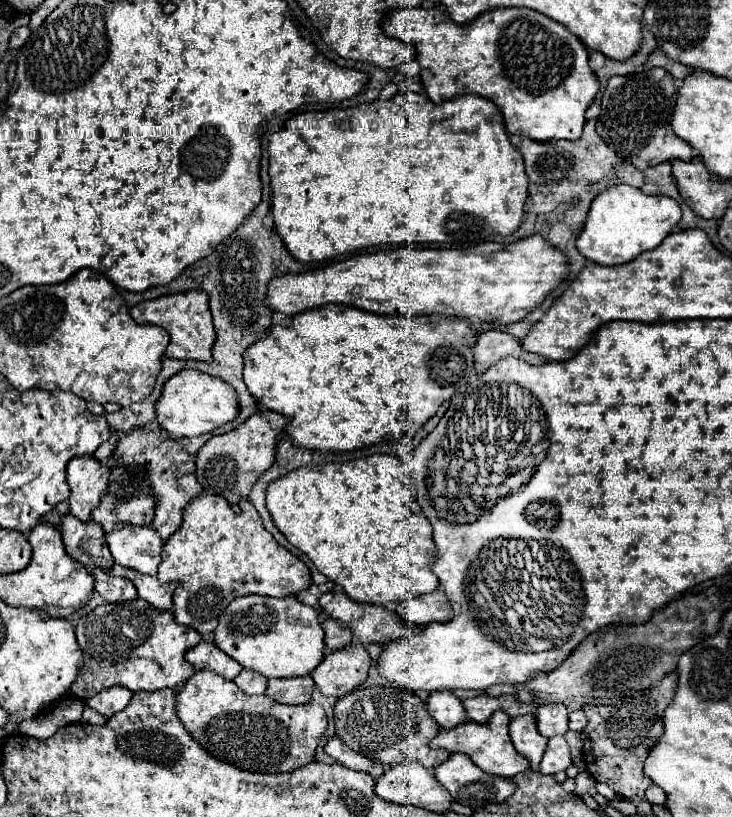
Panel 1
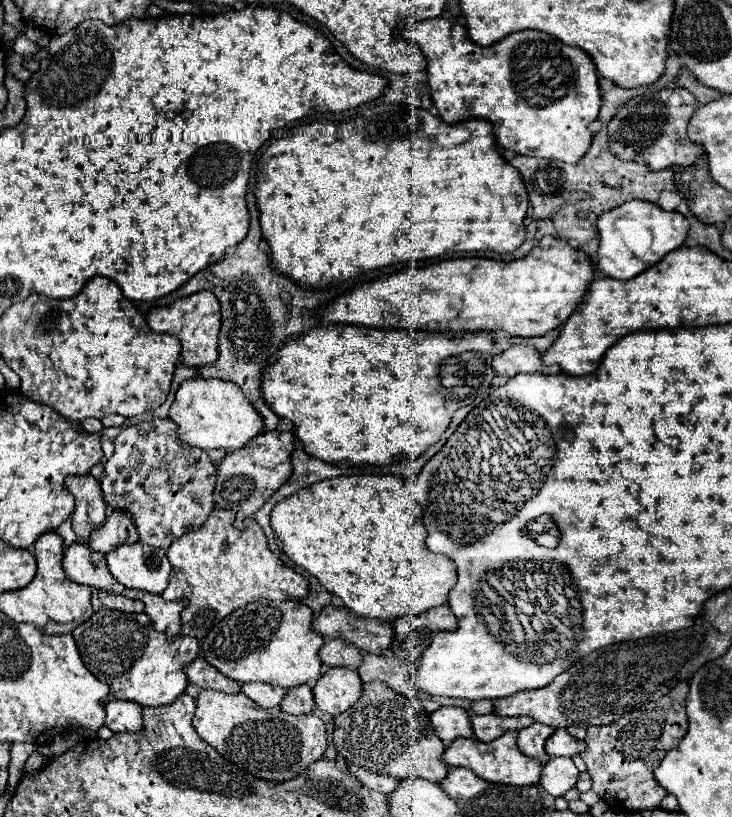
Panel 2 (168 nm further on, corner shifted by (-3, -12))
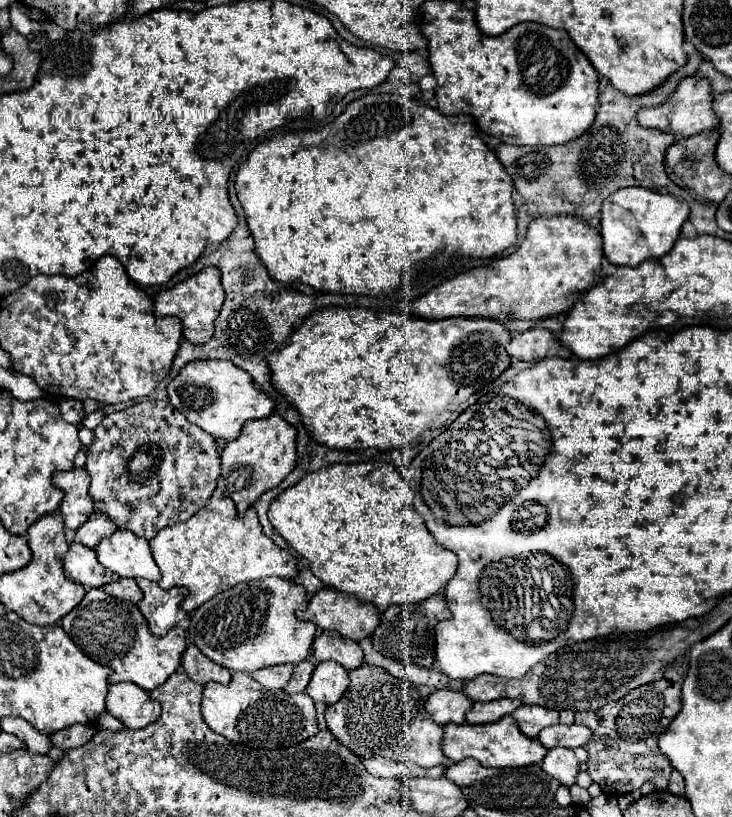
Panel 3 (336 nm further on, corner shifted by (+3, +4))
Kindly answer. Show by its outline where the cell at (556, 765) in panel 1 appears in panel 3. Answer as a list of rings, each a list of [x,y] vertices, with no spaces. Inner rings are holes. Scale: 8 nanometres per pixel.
[[[551,748],[541,762],[541,768],[549,776],[557,778],[563,786],[573,786],[575,776],[579,772],[579,760],[569,748]]]

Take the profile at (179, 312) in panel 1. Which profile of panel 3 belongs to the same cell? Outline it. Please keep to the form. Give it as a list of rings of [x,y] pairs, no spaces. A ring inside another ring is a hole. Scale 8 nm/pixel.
[[[205,268],[181,284],[169,290],[161,290],[153,298],[153,306],[157,316],[177,316],[181,320],[185,340],[189,340],[191,344],[205,344],[213,336],[213,322],[219,316],[223,298],[225,298],[225,292],[221,288],[221,276],[217,268]]]

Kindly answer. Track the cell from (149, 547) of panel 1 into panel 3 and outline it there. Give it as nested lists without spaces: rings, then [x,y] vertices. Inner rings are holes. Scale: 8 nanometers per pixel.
[[[117,530],[113,536],[101,540],[95,548],[97,560],[121,578],[147,578],[157,582],[159,568],[151,556],[149,540],[133,534],[131,530]]]

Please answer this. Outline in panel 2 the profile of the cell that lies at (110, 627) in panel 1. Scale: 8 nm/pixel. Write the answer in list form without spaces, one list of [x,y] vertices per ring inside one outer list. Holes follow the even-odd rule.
[[[101,608],[97,610],[87,622],[83,622],[79,628],[73,630],[75,644],[79,648],[79,654],[85,662],[85,666],[91,670],[93,676],[99,680],[103,678],[111,686],[111,700],[131,700],[141,706],[163,706],[175,702],[187,688],[187,676],[183,668],[195,660],[201,652],[201,646],[195,638],[189,636],[175,636],[173,642],[167,640],[163,632],[153,630],[153,624],[147,614],[127,614],[127,612],[115,612]]]

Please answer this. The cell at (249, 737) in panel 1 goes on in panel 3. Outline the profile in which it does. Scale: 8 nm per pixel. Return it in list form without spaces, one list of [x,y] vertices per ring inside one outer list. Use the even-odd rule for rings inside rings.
[[[235,672],[229,684],[219,684],[219,682],[207,682],[203,686],[203,698],[201,698],[201,714],[203,720],[207,722],[207,726],[225,736],[231,742],[239,742],[239,744],[247,744],[249,748],[265,748],[265,750],[277,750],[277,748],[285,748],[285,746],[295,746],[307,738],[311,738],[313,734],[317,734],[317,718],[315,718],[315,706],[313,700],[307,694],[287,694],[283,690],[267,690],[261,688],[261,684],[257,684],[249,674],[245,672]]]

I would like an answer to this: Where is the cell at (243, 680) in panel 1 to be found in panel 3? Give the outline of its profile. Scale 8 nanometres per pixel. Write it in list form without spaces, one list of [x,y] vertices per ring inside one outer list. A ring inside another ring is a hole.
[[[281,664],[281,666],[269,666],[269,668],[261,668],[257,672],[253,672],[251,676],[267,690],[283,690],[285,684],[289,682],[293,672],[291,664]]]

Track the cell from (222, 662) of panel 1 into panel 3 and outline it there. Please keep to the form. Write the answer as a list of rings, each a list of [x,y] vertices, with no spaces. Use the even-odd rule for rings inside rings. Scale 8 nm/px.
[[[195,644],[187,646],[187,650],[181,658],[181,668],[197,684],[207,684],[209,680],[227,684],[231,680],[231,672],[227,668],[221,668],[219,664],[213,664],[213,660],[203,656]]]

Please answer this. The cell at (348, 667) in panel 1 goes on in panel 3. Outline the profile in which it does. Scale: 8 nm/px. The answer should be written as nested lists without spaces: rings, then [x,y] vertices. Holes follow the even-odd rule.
[[[317,662],[305,692],[313,700],[333,704],[341,698],[347,686],[349,686],[349,676],[339,662]]]

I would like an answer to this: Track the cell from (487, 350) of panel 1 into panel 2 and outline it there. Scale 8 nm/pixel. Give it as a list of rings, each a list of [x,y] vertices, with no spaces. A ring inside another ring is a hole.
[[[527,344],[511,346],[503,354],[493,358],[493,368],[499,372],[499,376],[513,378],[521,372],[543,372],[543,374],[559,374],[559,366],[545,366],[541,360],[541,354]]]

